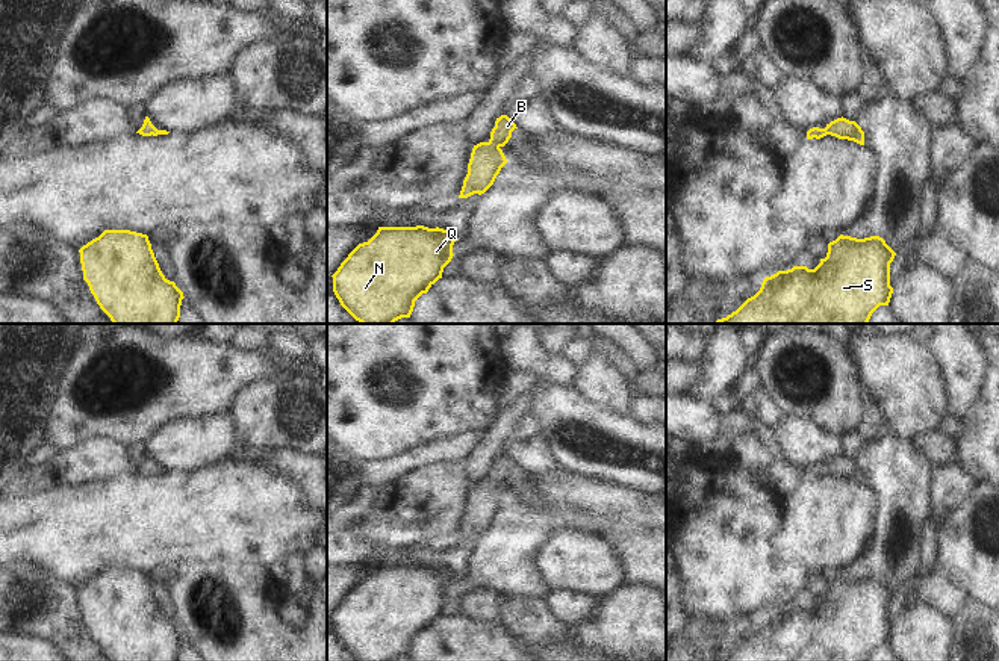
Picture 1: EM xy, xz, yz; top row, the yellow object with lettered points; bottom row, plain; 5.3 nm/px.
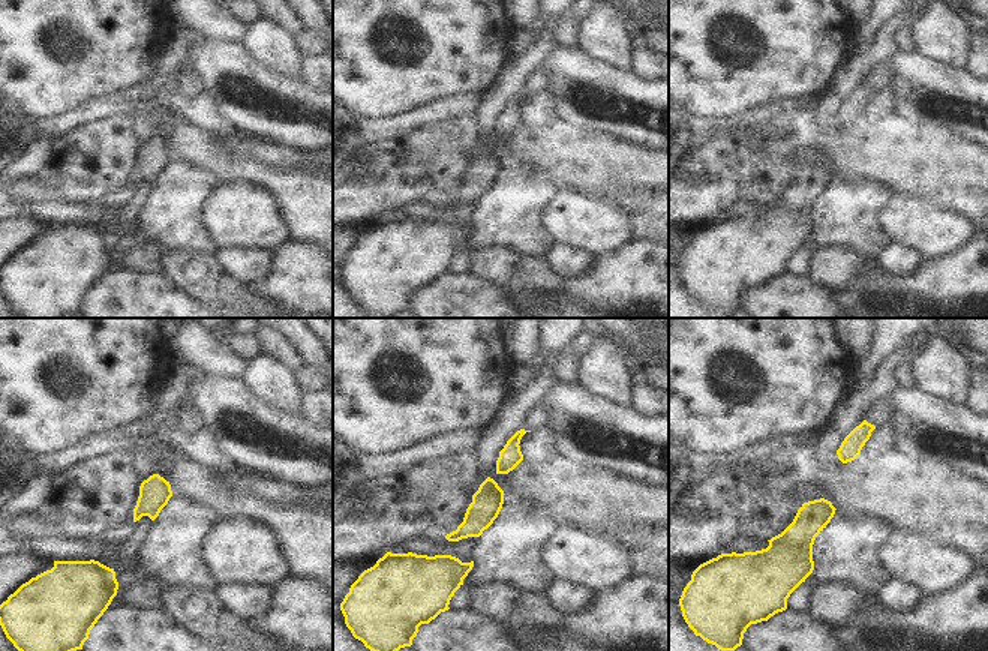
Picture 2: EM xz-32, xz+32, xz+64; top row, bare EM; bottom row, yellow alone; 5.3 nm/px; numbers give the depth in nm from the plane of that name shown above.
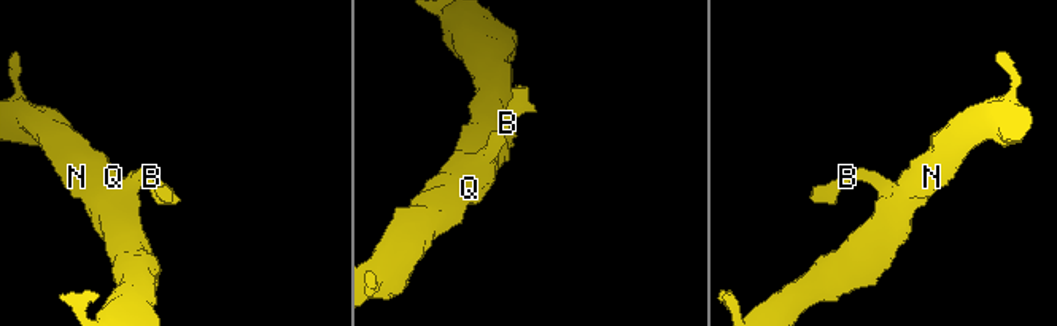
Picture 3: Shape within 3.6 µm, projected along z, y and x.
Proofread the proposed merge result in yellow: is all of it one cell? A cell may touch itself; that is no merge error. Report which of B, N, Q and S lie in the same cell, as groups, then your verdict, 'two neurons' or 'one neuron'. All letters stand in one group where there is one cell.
B N Q S; one neuron

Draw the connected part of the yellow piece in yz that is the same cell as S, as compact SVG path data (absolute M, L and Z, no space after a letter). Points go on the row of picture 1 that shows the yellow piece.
M840 234L828 244L826 257L814 269L793 266L766 277L754 296L714 324L867 324L879 306L890 303L895 256L879 236L857 239Z

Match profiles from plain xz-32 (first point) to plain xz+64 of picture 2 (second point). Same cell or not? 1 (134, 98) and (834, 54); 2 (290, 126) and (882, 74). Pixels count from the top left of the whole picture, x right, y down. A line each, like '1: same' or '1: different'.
1: different
2: different

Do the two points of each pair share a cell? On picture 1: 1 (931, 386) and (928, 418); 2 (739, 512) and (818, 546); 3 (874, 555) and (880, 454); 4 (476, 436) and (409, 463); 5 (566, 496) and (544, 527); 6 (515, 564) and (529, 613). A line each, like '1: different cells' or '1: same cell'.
1: same cell
2: different cells
3: same cell
4: same cell
5: different cells
6: different cells

